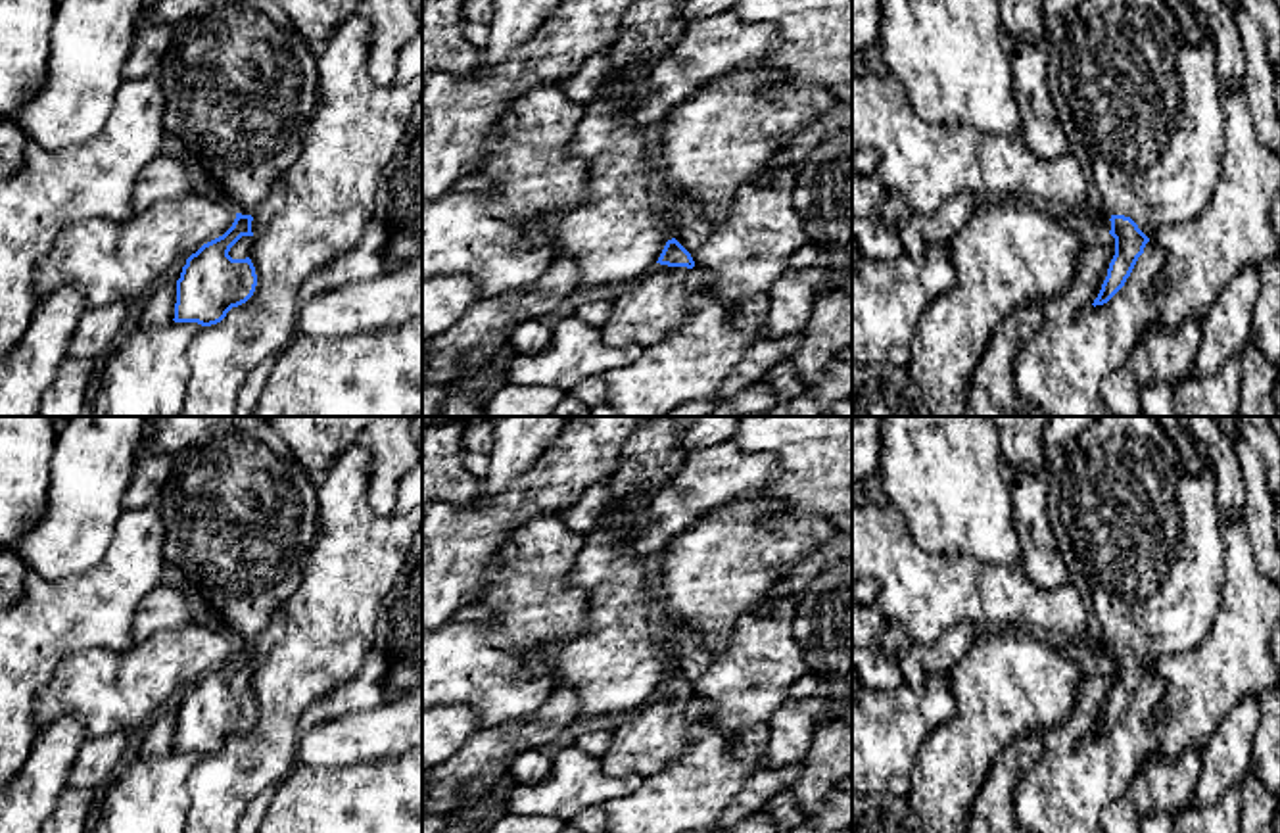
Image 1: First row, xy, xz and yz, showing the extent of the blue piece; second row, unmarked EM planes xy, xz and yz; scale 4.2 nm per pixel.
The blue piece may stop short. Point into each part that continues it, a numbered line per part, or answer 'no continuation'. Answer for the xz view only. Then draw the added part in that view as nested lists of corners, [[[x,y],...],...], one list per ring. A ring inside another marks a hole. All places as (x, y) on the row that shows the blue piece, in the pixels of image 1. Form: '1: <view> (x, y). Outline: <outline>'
1: xz (659, 304). Outline: [[[656,263],[641,282],[612,299],[612,311],[601,328],[606,345],[639,344],[649,347],[676,332],[689,309],[710,296],[710,280],[699,267]]]

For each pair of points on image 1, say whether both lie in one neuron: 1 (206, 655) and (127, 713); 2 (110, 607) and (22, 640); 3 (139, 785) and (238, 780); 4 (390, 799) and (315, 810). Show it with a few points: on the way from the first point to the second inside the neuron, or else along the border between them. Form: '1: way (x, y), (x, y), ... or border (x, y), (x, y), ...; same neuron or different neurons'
1: way (187, 655), (146, 693); same neuron
2: way (89, 611), (52, 620), (43, 628); same neuron
3: border (202, 757), (189, 778), (187, 812); different neurons
4: way (371, 805), (352, 805), (334, 810); same neuron

